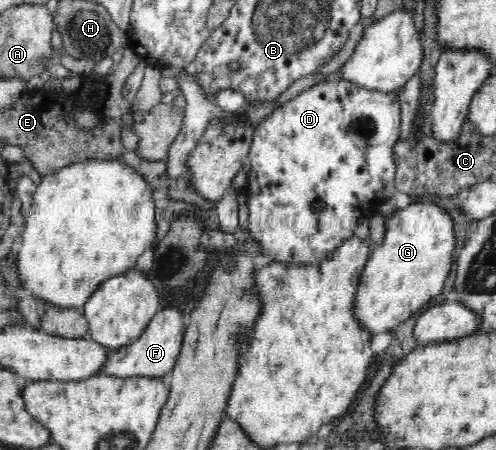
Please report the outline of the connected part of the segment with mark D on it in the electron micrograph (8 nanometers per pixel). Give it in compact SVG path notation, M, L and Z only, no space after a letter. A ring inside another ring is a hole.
M341 78L336 81L315 83L313 86L303 90L281 106L275 108L271 114L263 119L255 128L252 146L250 151L251 170L249 184L241 190L241 194L249 195L249 217L248 232L249 237L258 238L262 243L263 254L272 256L274 261L284 263L295 263L301 265L309 261L320 261L329 258L330 252L339 246L339 243L347 237L354 236L353 228L357 224L355 218L362 217L363 214L375 214L378 207L386 200L391 199L396 187L394 186L397 167L393 161L393 146L400 138L400 104L399 97L395 93L384 93L376 90L369 90L349 79ZM313 203L323 203L323 210L314 210Z

